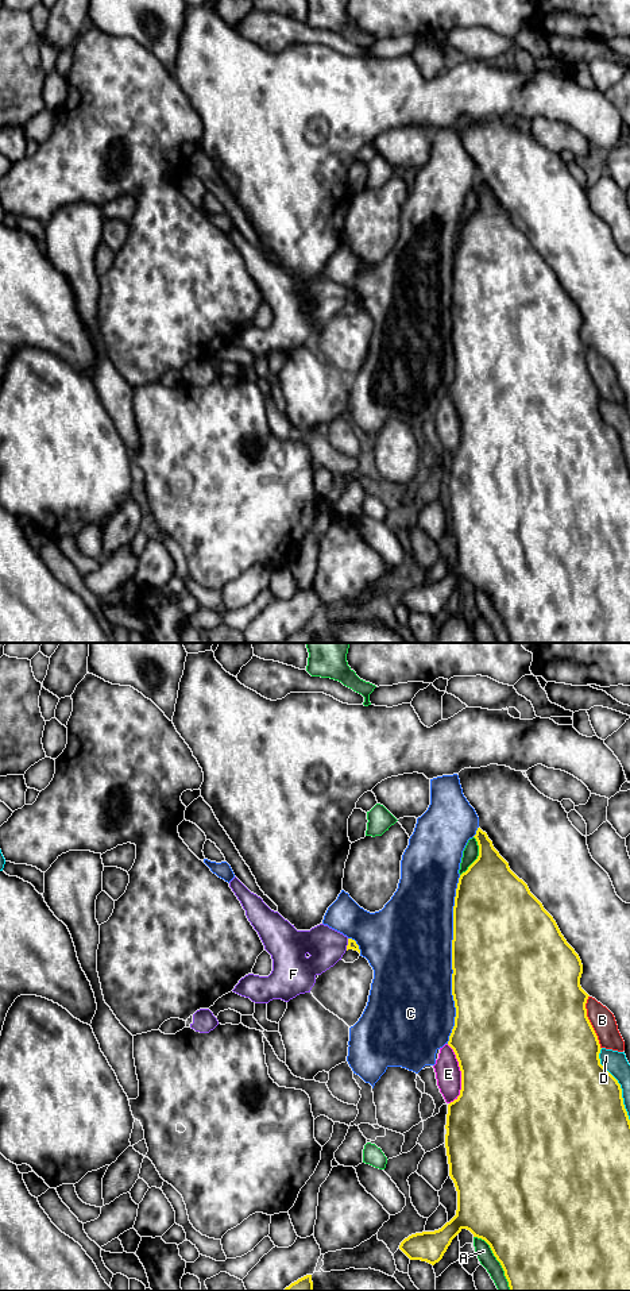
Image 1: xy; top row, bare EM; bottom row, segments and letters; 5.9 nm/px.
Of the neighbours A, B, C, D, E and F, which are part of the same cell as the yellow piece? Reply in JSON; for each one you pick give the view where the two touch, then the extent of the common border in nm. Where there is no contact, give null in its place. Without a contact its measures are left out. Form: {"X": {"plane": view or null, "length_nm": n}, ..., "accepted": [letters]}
{"F": {"plane": "xy", "length_nm": 70}, "accepted": ["F"]}

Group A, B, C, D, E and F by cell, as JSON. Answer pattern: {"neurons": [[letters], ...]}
{"neurons": [["A"], ["B"], ["C"], ["D"], ["E"], ["F"]]}

